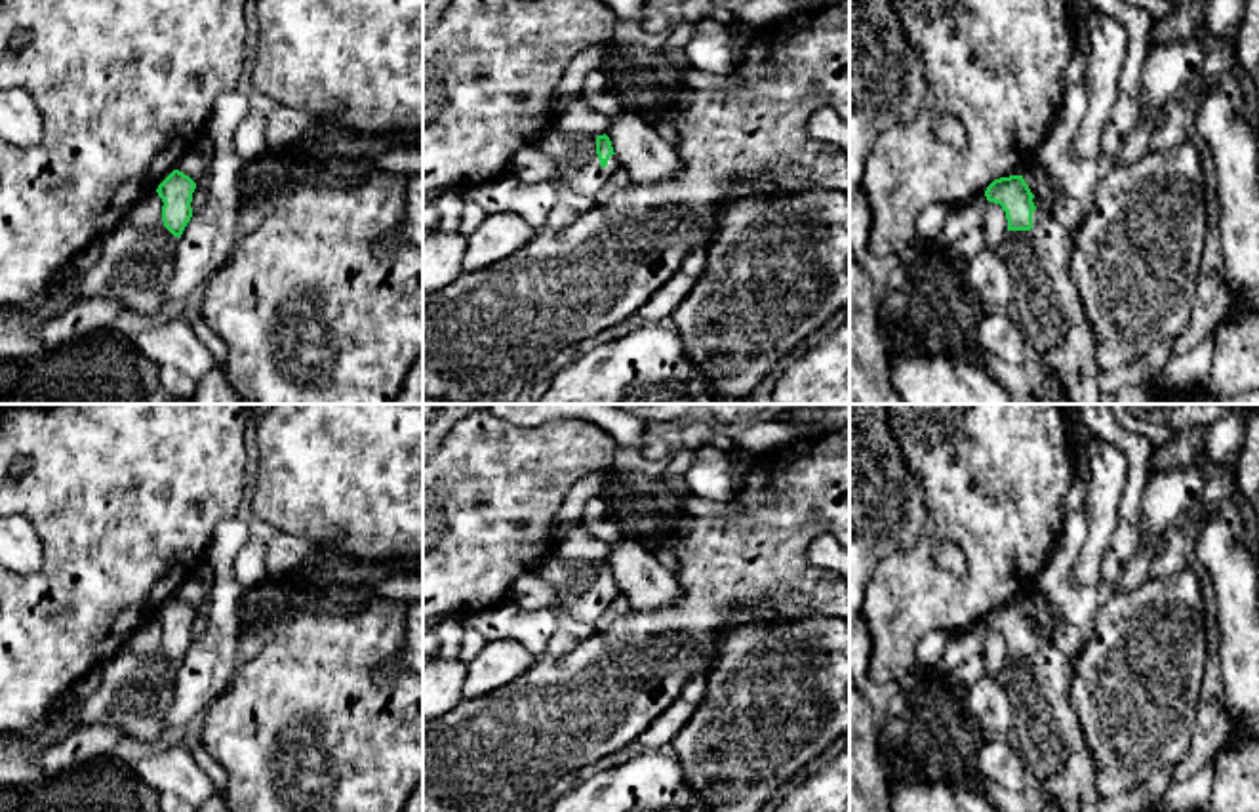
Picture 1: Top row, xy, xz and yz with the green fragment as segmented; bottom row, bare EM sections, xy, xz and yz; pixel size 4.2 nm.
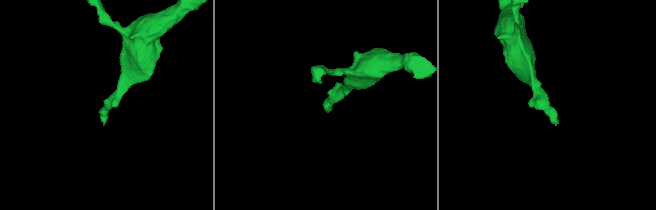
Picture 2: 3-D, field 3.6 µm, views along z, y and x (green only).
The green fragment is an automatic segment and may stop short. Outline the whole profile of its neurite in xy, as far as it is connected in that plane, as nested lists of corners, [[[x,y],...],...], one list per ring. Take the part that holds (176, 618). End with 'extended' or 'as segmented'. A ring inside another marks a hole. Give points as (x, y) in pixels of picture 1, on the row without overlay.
[[[173,597],[156,616],[162,625],[162,650],[137,654],[124,646],[101,673],[97,690],[82,701],[72,732],[80,726],[109,724],[128,740],[164,745],[166,707],[171,701],[179,663],[192,644],[196,610]]]; extended

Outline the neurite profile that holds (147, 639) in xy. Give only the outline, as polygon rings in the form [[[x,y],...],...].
[[[154,618],[131,635],[128,646],[137,654],[156,654],[162,650],[162,633],[164,629]]]

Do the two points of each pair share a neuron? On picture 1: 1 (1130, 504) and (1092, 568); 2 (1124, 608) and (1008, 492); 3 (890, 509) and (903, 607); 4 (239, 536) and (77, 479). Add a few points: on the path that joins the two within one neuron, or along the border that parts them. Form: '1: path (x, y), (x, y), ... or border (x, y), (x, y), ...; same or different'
1: border (1105, 551), (1098, 580); different
2: border (1067, 517), (1059, 540), (1037, 580); different
3: border (926, 519), (919, 540), (890, 553), (869, 578); different
4: border (235, 515), (216, 528), (204, 559); different

